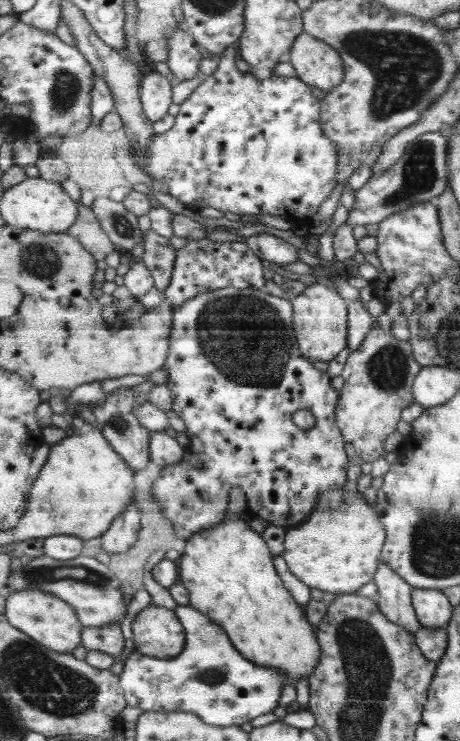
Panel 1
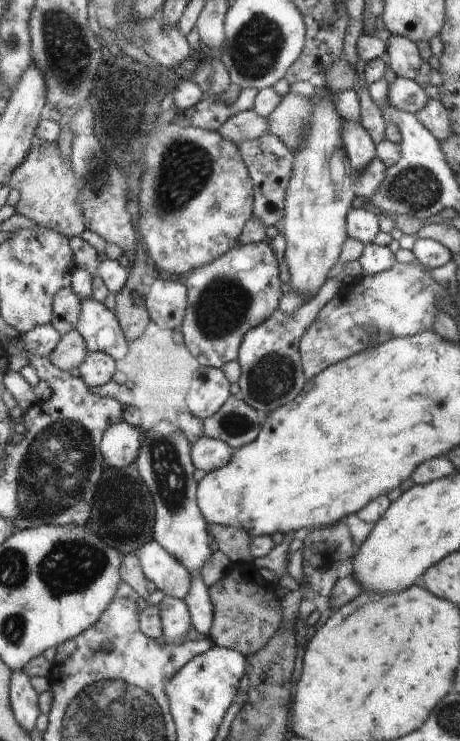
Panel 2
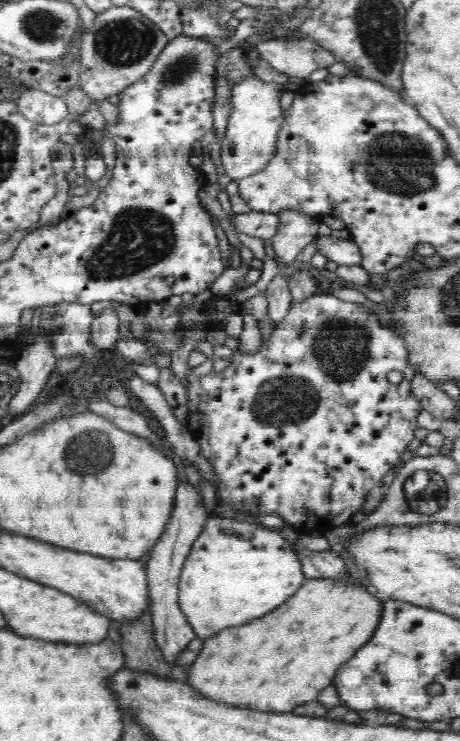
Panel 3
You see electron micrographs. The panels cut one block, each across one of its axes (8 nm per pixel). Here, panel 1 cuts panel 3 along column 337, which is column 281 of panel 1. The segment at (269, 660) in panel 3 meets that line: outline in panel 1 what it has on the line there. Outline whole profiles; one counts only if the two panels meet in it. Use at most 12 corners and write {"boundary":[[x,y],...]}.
{"boundary":[[251,513],[186,540],[189,605],[249,662],[309,678],[321,643]]}

